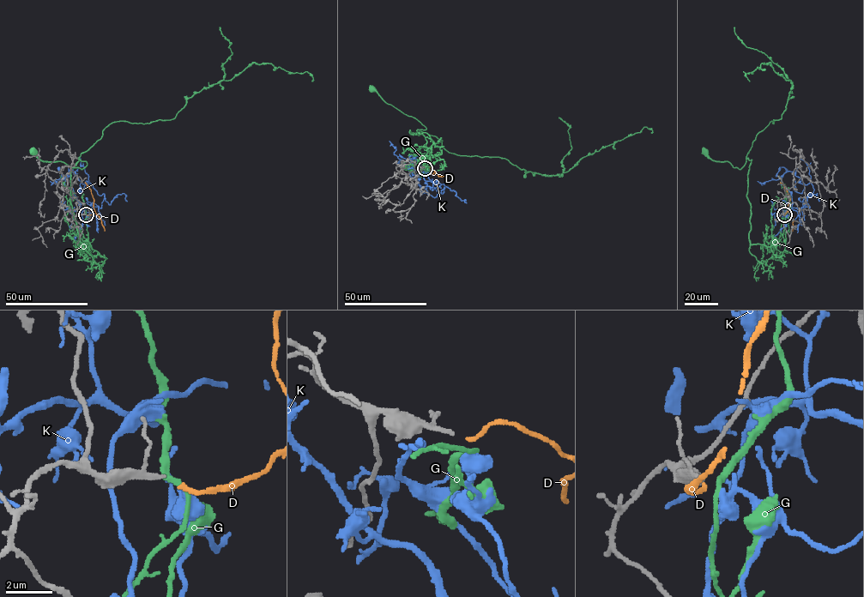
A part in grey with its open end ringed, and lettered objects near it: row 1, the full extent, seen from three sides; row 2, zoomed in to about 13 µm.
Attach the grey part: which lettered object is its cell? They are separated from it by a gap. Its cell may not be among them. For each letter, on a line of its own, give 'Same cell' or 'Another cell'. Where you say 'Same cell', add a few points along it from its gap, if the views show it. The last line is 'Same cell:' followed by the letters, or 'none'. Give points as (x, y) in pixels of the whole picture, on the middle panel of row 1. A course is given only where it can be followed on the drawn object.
D: Same cell. Its course: (425, 168), (432, 168), (432, 173), (425, 163)
G: Another cell
K: Another cell
Same cell: D

